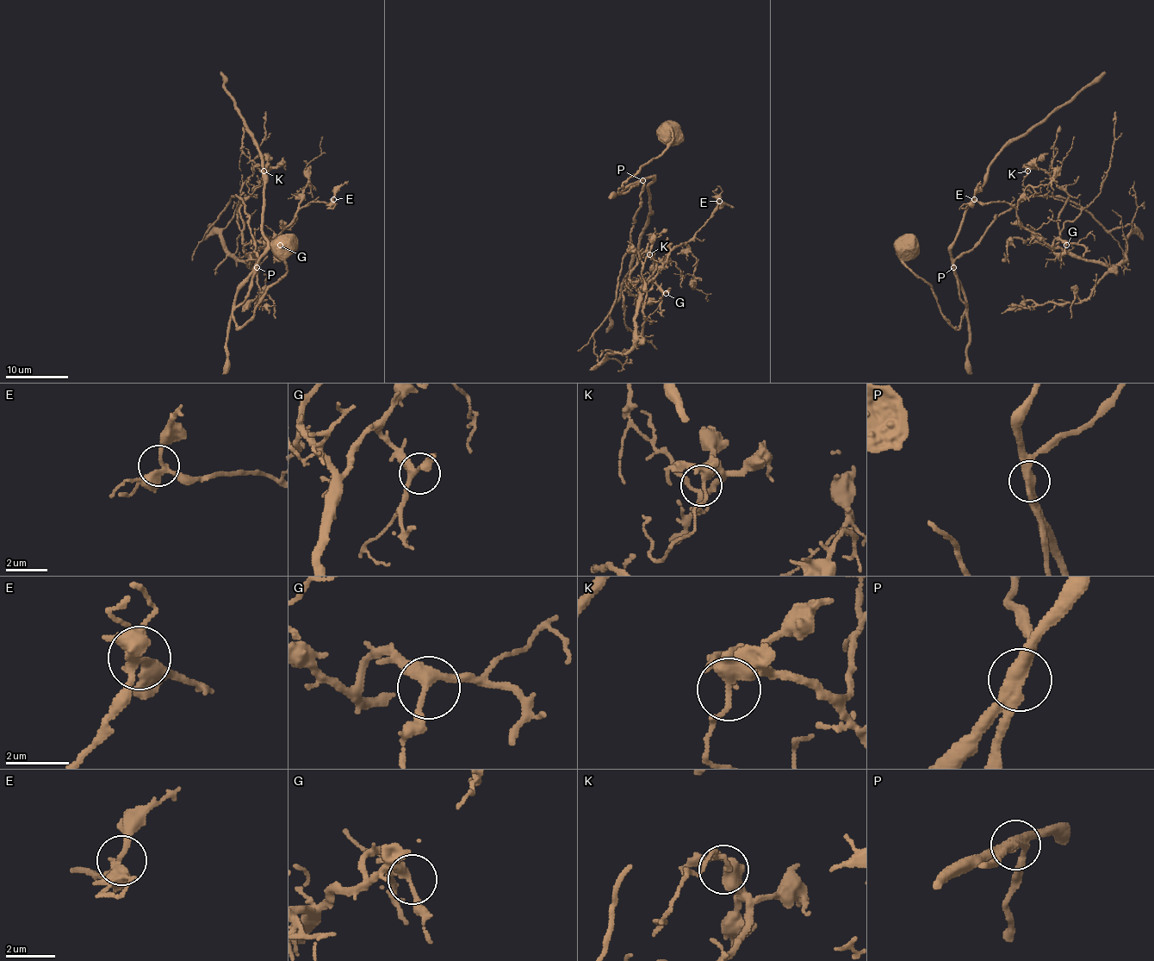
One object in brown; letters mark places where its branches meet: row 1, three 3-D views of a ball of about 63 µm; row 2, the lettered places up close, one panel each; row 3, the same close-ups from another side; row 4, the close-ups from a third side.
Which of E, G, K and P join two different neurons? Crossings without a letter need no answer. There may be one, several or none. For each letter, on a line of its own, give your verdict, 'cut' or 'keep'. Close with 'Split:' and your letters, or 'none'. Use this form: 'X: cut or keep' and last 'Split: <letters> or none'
E: keep
G: keep
K: keep
P: cut
Split: P

